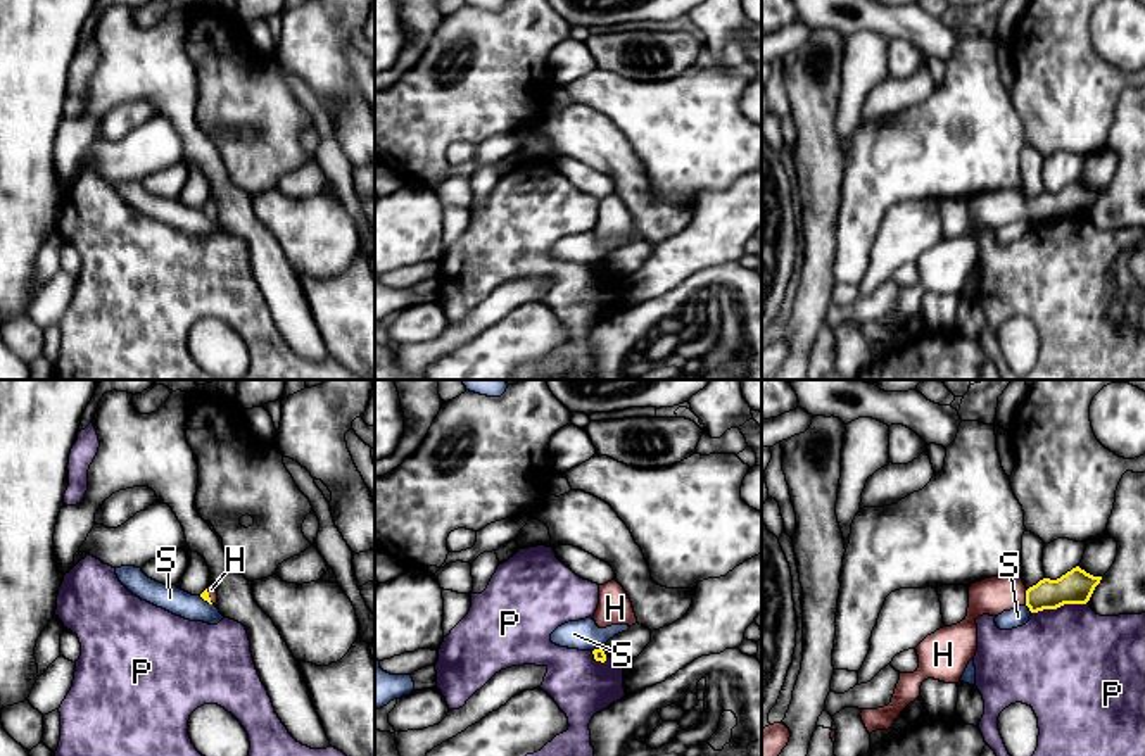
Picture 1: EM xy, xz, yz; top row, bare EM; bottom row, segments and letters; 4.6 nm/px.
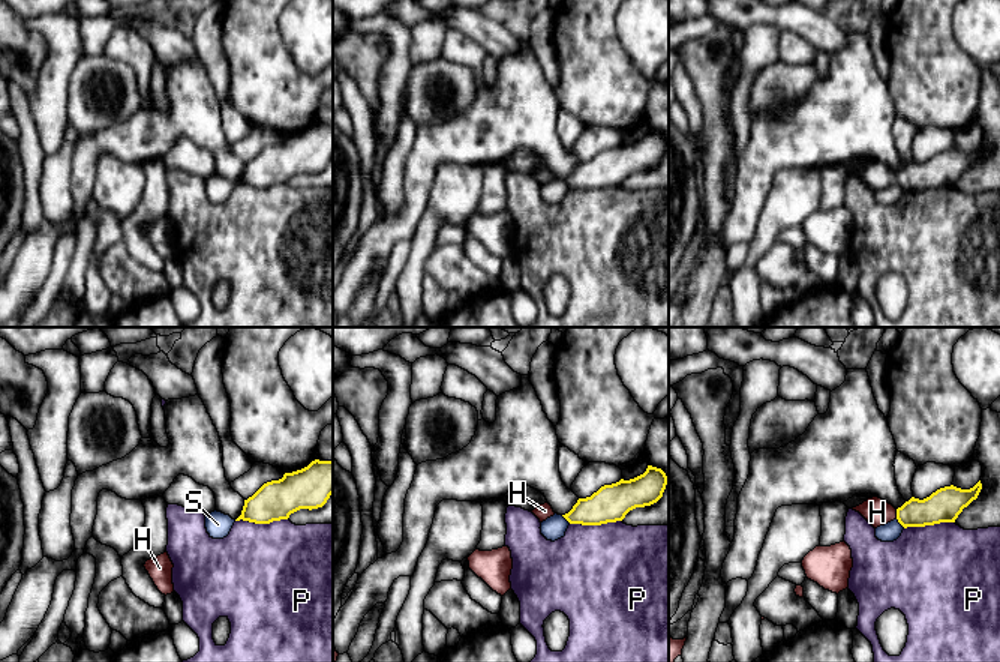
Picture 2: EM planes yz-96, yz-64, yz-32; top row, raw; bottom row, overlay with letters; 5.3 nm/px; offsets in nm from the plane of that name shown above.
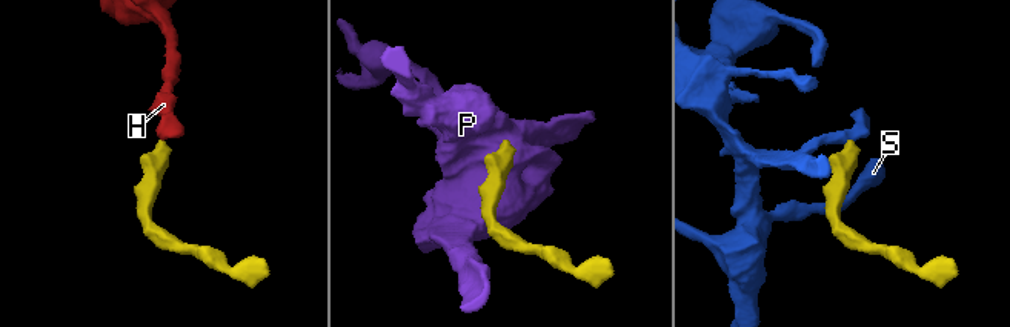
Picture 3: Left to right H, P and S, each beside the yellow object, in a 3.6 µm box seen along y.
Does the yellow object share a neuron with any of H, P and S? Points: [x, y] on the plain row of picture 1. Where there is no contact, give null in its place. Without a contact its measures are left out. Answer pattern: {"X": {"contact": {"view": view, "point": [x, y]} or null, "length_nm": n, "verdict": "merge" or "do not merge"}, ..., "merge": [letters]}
{"H": {"contact": {"view": "yz", "point": [1026, 209]}, "length_nm": 70, "verdict": "merge"}, "P": {"contact": {"view": "yz", "point": [1059, 220]}, "length_nm": 280, "verdict": "do not merge"}, "S": {"contact": {"view": "yz", "point": [1028, 220]}, "length_nm": 50, "verdict": "do not merge"}, "merge": ["H"]}

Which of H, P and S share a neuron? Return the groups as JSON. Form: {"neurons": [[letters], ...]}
{"neurons": [["H"], ["P"], ["S"]]}

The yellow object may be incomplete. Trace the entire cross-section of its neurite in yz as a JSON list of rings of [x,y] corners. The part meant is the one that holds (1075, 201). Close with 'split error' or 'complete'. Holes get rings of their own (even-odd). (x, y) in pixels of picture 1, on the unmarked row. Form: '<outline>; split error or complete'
[[[1076,180],[1057,193],[1043,192],[1029,202],[1021,190],[1014,188],[991,190],[972,197],[969,200],[967,230],[957,238],[936,243],[915,261],[919,281],[914,287],[900,287],[888,319],[862,323],[860,330],[867,345],[893,342],[901,324],[920,309],[924,293],[960,295],[977,264],[976,233],[979,230],[998,230],[1024,217],[1031,226],[1057,223],[1064,217],[1086,217],[1100,193],[1102,190],[1093,190]]]; split error

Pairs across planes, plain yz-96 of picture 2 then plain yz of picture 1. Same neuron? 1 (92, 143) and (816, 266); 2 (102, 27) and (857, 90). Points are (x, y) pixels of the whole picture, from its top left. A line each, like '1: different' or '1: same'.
1: different
2: same

